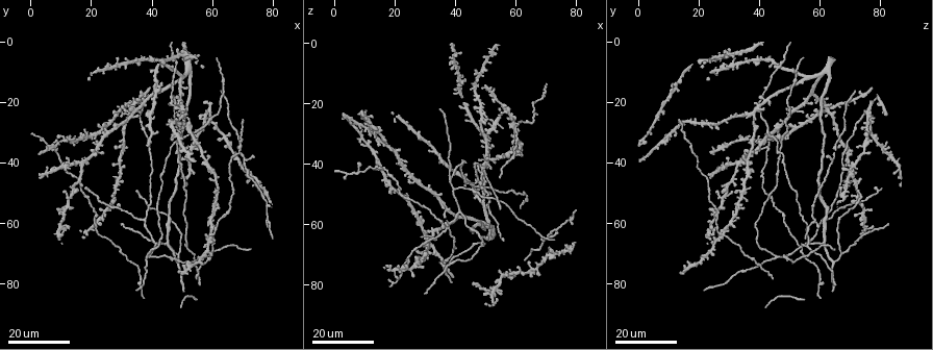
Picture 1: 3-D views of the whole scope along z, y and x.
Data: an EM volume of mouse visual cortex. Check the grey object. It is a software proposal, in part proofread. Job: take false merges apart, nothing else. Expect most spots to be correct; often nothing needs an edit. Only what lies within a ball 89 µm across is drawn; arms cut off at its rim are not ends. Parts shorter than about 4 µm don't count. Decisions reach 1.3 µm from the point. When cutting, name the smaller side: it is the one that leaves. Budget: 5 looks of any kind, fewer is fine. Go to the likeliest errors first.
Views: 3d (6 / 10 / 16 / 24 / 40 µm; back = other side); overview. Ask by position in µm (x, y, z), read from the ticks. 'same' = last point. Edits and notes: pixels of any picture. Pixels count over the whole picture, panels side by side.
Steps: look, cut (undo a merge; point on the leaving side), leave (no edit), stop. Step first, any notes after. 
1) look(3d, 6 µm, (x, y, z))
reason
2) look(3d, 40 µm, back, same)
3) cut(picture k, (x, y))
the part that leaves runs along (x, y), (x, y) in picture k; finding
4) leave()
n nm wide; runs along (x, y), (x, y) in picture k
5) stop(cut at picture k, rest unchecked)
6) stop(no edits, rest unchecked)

look(3d, 16 µm, (59, 64, 28))
four-way junction

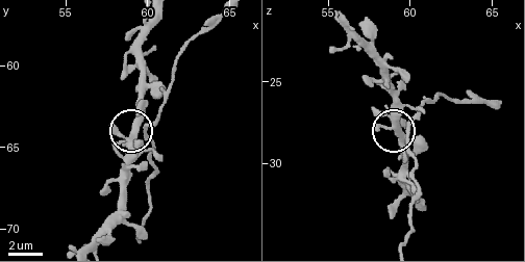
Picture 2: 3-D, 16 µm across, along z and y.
look(3d, 6 µm, (60.0, 63.6, 27.8))

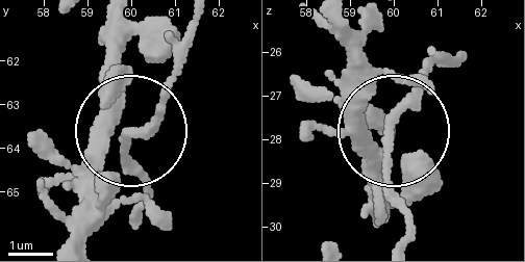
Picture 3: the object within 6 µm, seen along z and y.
leave()
4 arms; one neuron here

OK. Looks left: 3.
look(3d, 16 µm, (48, 9, 46))
thin arm on a thick one

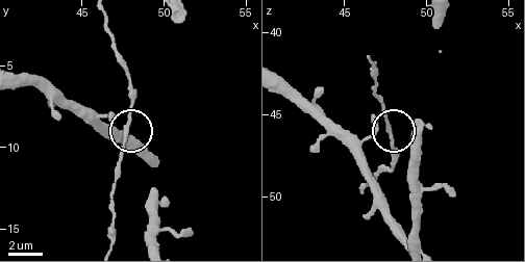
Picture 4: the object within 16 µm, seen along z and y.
look(3d, 10 µm, (47.8, 8.8, 46.0))

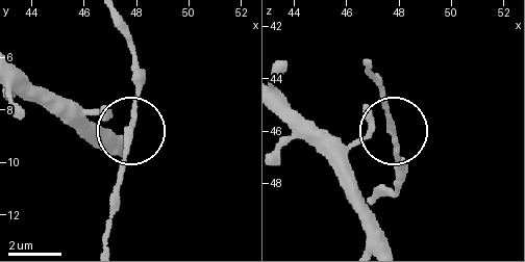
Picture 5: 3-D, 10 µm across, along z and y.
look(3d, 6 µm, (47.7, 8.8, 46.1))

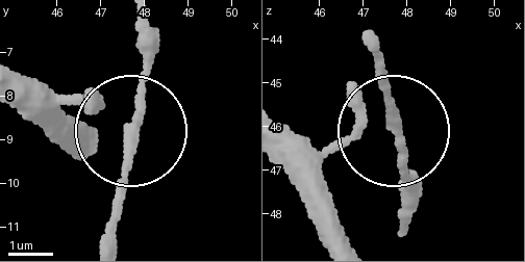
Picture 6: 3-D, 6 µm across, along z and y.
leave()
side arm 42 µm; continuous, no second neuron

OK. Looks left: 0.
stop(no edits, rest unchecked)

